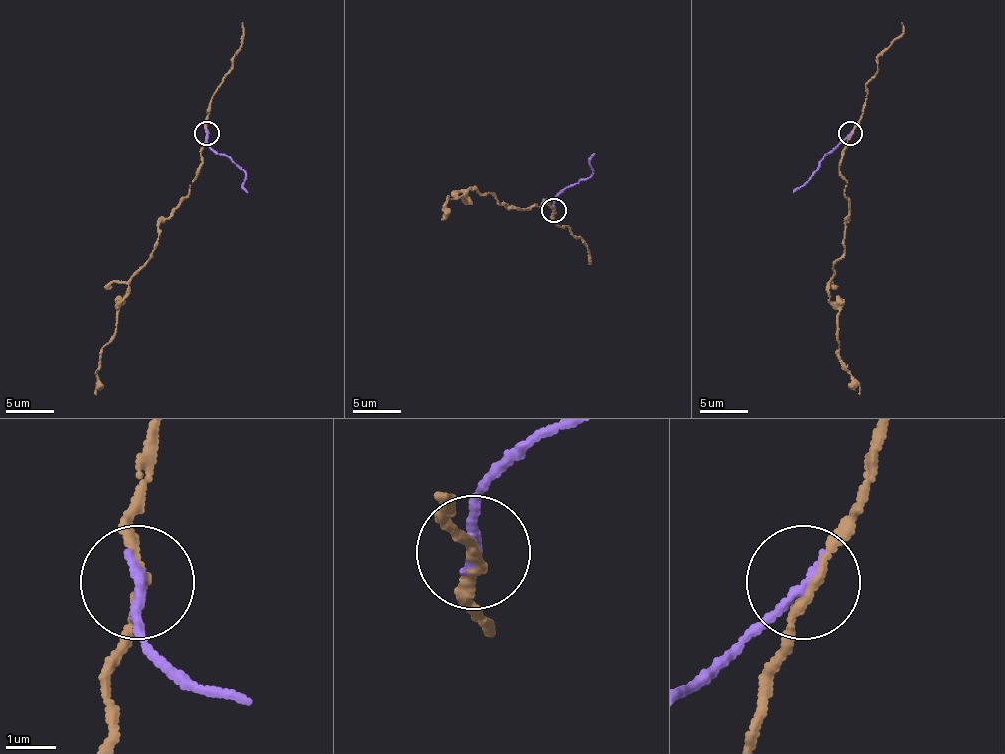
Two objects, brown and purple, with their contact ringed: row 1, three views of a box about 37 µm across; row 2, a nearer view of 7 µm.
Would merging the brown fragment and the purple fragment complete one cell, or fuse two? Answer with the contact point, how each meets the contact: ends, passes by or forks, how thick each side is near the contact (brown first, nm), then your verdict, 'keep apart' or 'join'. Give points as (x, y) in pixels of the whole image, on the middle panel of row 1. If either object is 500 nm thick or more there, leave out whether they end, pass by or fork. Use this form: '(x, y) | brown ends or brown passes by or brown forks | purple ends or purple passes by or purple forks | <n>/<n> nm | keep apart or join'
(554, 210) | brown passes by | purple ends | 160/240 nm | keep apart

